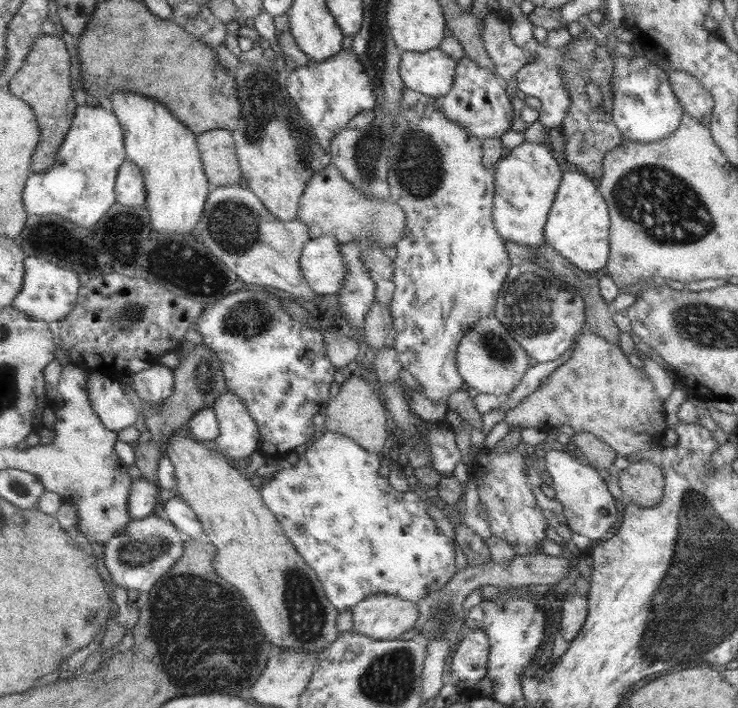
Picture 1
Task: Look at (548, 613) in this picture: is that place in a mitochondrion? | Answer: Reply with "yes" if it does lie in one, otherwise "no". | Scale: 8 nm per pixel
no

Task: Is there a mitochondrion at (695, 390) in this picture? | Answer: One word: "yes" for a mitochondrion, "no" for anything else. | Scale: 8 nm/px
no

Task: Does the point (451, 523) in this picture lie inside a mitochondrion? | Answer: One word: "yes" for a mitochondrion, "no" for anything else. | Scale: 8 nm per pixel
no

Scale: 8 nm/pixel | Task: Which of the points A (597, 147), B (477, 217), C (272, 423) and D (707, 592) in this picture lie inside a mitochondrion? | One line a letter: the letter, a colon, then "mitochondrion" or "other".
A: other
B: other
C: other
D: mitochondrion

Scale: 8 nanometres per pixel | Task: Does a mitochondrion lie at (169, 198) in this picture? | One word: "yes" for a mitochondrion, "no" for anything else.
no

